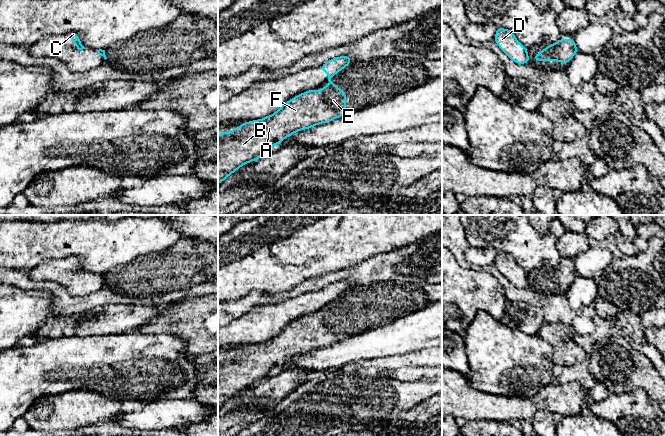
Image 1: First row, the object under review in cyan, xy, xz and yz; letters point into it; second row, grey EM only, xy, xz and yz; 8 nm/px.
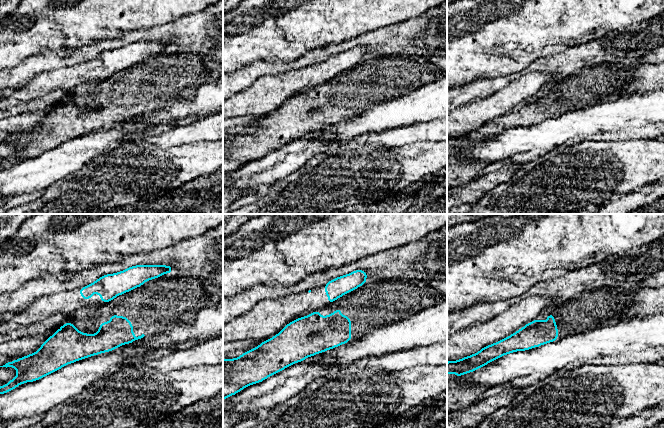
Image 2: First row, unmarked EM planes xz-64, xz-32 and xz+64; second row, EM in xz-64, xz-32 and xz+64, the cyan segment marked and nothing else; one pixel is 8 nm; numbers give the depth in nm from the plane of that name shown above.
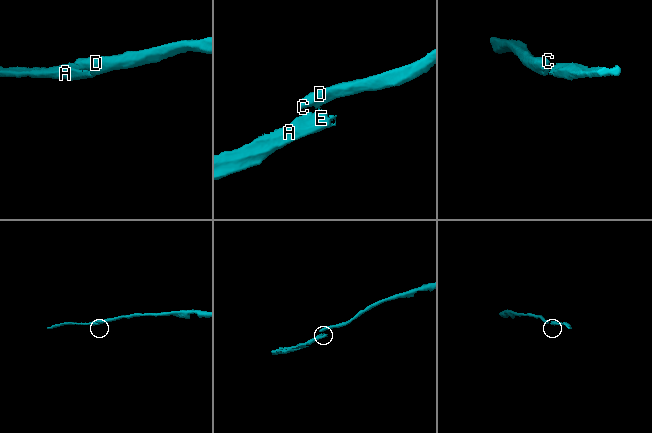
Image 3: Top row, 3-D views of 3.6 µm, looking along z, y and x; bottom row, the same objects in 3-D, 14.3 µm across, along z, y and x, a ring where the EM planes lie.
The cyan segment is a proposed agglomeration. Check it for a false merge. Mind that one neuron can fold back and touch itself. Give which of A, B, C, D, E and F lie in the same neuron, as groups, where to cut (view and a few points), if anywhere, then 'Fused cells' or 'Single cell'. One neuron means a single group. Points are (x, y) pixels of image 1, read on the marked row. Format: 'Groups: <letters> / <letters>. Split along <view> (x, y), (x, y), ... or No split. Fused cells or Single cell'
Groups: A B E F / C D. Split along xz (330, 77), (328, 79). Fused cells

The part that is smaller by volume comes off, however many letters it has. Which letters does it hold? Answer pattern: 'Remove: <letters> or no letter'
Remove: A, B, E, F

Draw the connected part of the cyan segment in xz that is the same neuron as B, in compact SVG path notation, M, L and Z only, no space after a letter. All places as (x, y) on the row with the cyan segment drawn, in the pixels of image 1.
M328 79L329 84L319 92L309 90L293 97L275 113L263 119L244 122L231 132L218 135L218 185L242 165L257 160L273 145L280 144L293 133L309 129L321 123L329 123L346 114L346 93Z

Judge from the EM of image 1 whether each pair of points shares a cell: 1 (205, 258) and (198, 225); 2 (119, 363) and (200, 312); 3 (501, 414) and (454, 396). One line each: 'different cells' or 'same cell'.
1: different cells
2: different cells
3: same cell

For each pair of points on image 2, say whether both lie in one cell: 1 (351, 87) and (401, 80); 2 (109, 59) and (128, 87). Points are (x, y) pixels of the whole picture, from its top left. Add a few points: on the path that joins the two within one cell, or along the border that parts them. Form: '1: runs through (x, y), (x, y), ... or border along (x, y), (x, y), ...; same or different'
1: runs through (363, 87), (376, 80), (389, 80); same
2: border along (139, 62), (115, 72), (106, 79); different

